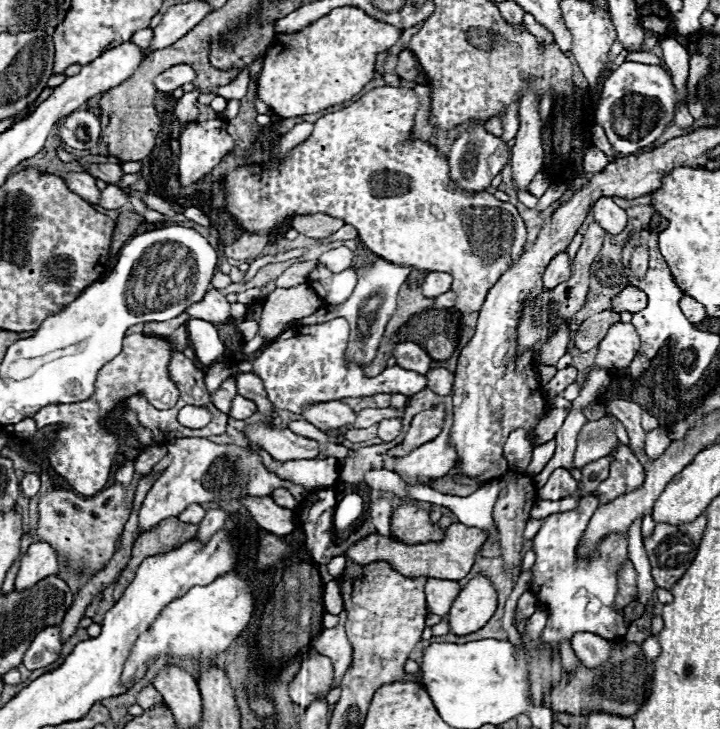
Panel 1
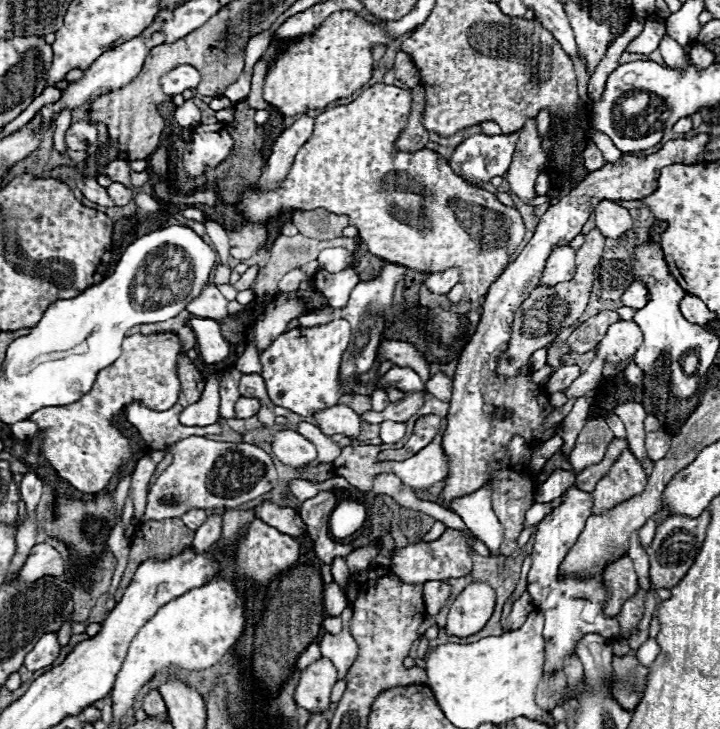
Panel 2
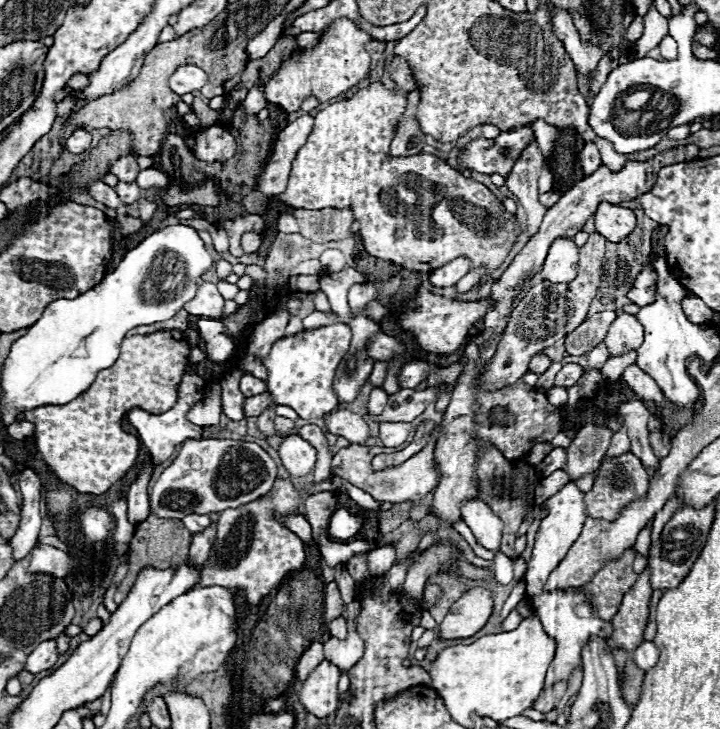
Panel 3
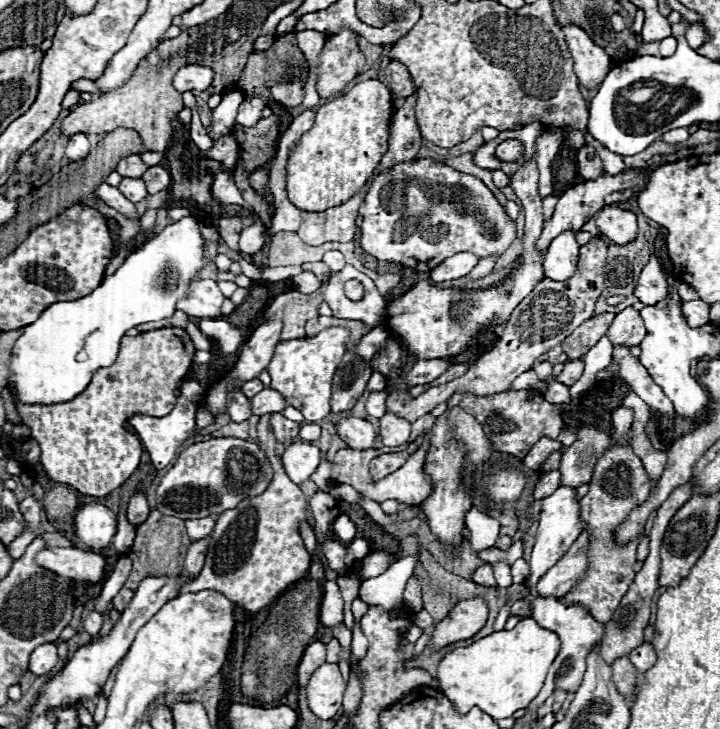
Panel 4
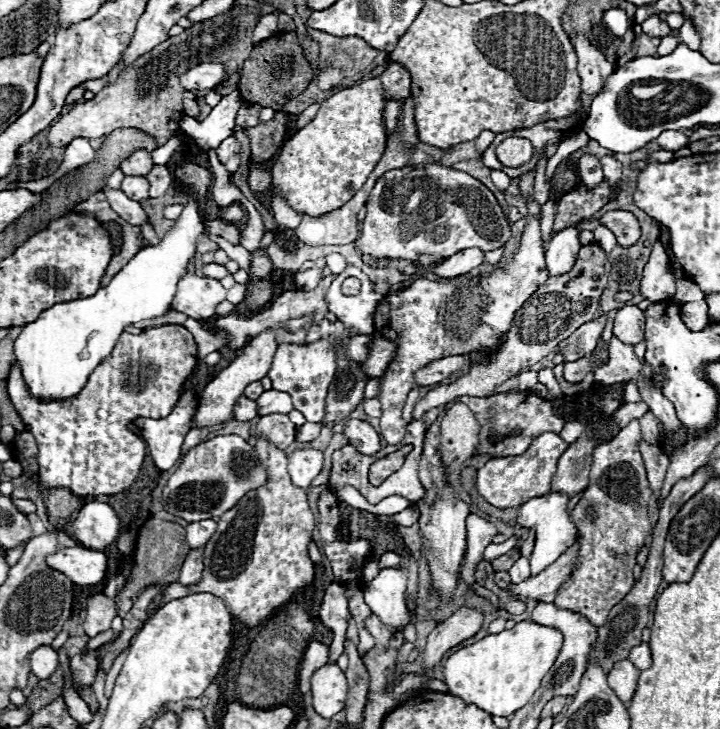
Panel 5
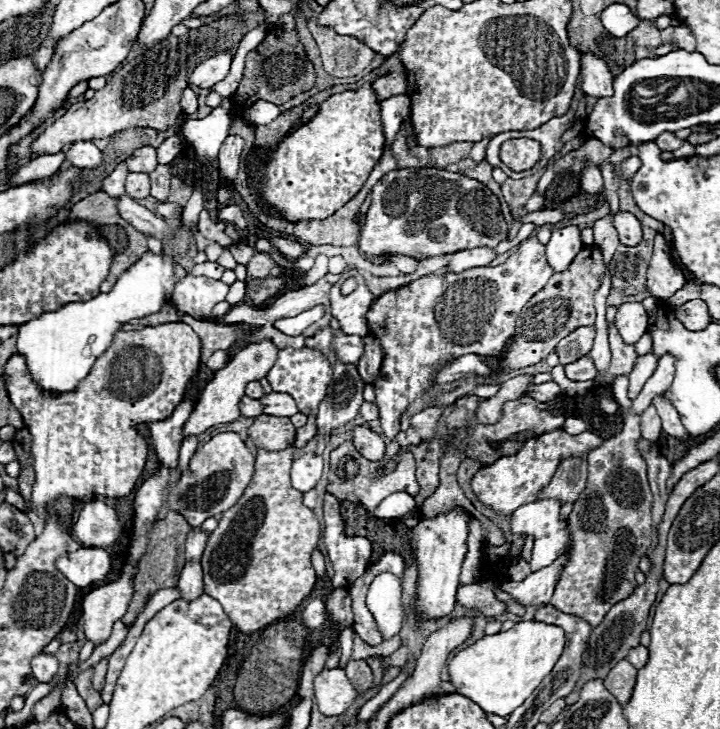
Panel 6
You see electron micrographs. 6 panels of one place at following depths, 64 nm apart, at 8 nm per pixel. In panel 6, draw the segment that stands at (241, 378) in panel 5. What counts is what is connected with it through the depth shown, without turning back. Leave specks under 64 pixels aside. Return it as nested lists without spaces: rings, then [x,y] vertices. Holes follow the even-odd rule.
[[[262,340],[250,346],[244,346],[222,370],[218,370],[214,374],[214,380],[210,384],[206,384],[206,388],[202,390],[198,404],[194,406],[188,422],[182,428],[182,436],[190,438],[190,436],[200,436],[202,432],[206,432],[208,428],[216,426],[216,424],[228,424],[228,422],[236,422],[240,418],[240,400],[244,396],[244,388],[248,382],[252,380],[260,380],[264,378],[270,368],[276,362],[276,346],[270,340]]]

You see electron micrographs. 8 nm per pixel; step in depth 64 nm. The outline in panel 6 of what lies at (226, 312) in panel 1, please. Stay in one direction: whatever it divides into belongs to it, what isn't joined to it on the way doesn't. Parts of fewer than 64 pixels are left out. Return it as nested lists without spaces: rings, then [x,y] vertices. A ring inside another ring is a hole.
[[[186,276],[175,285],[172,303],[180,312],[194,318],[210,318],[212,308],[222,302],[230,286],[222,280],[212,280],[206,276]]]

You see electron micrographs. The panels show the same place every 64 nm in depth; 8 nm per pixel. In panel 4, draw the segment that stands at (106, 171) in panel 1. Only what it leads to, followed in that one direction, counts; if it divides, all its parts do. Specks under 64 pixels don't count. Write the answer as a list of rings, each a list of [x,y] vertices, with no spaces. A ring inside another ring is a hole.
[[[132,154],[132,156],[126,156],[118,162],[116,166],[116,172],[122,174],[124,178],[140,178],[144,172],[148,170],[148,166],[142,162],[140,154]]]

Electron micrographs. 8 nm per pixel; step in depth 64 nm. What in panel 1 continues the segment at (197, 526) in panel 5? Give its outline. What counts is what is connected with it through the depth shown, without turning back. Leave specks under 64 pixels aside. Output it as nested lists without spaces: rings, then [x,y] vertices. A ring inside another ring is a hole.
[[[188,506],[178,518],[182,522],[186,522],[186,524],[200,524],[200,520],[204,518],[204,514],[206,514],[206,510],[202,506]]]

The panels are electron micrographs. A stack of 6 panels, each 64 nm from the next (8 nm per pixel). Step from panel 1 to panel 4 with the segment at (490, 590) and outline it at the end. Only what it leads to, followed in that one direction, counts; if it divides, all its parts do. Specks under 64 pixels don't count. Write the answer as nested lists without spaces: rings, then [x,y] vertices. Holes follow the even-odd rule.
[[[482,598],[458,602],[450,610],[450,614],[436,624],[436,630],[432,632],[430,638],[432,652],[438,652],[444,646],[454,644],[458,640],[472,638],[486,624],[486,618],[488,618],[488,608]]]

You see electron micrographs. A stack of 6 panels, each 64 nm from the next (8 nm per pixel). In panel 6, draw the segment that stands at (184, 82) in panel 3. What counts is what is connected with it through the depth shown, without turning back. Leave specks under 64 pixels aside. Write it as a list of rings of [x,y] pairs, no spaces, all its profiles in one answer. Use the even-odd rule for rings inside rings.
[[[222,50],[216,56],[200,62],[194,72],[190,74],[190,86],[198,86],[198,88],[212,88],[214,84],[222,82],[228,72],[230,72],[230,62],[232,62],[232,54],[230,50]]]

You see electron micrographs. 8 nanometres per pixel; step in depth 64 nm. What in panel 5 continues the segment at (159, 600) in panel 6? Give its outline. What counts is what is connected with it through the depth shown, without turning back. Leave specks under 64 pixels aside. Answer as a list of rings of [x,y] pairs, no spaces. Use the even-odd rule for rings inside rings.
[[[258,438],[258,442],[256,442],[256,452],[258,452],[258,460],[264,466],[268,480],[260,488],[250,490],[244,498],[238,500],[238,504],[234,508],[230,508],[226,514],[220,516],[214,536],[204,546],[206,556],[204,556],[202,580],[192,588],[184,588],[178,582],[166,586],[162,592],[162,598],[158,602],[158,608],[170,600],[188,596],[190,592],[210,592],[210,594],[218,596],[220,600],[224,600],[230,614],[236,620],[240,620],[246,628],[256,628],[264,620],[272,618],[280,608],[290,604],[300,592],[304,592],[312,584],[314,564],[308,556],[308,544],[312,542],[312,536],[314,536],[316,518],[306,502],[306,490],[298,490],[290,482],[286,452],[278,450],[276,446],[268,444],[262,438]]]

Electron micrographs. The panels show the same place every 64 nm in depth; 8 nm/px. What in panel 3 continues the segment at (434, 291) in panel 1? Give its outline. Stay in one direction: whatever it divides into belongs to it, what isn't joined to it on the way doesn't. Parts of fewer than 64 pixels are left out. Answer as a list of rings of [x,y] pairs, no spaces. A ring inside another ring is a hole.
[[[460,256],[460,258],[454,258],[452,262],[444,264],[442,268],[432,270],[430,272],[430,282],[432,282],[432,286],[446,288],[446,286],[456,284],[468,270],[470,270],[470,260]]]

